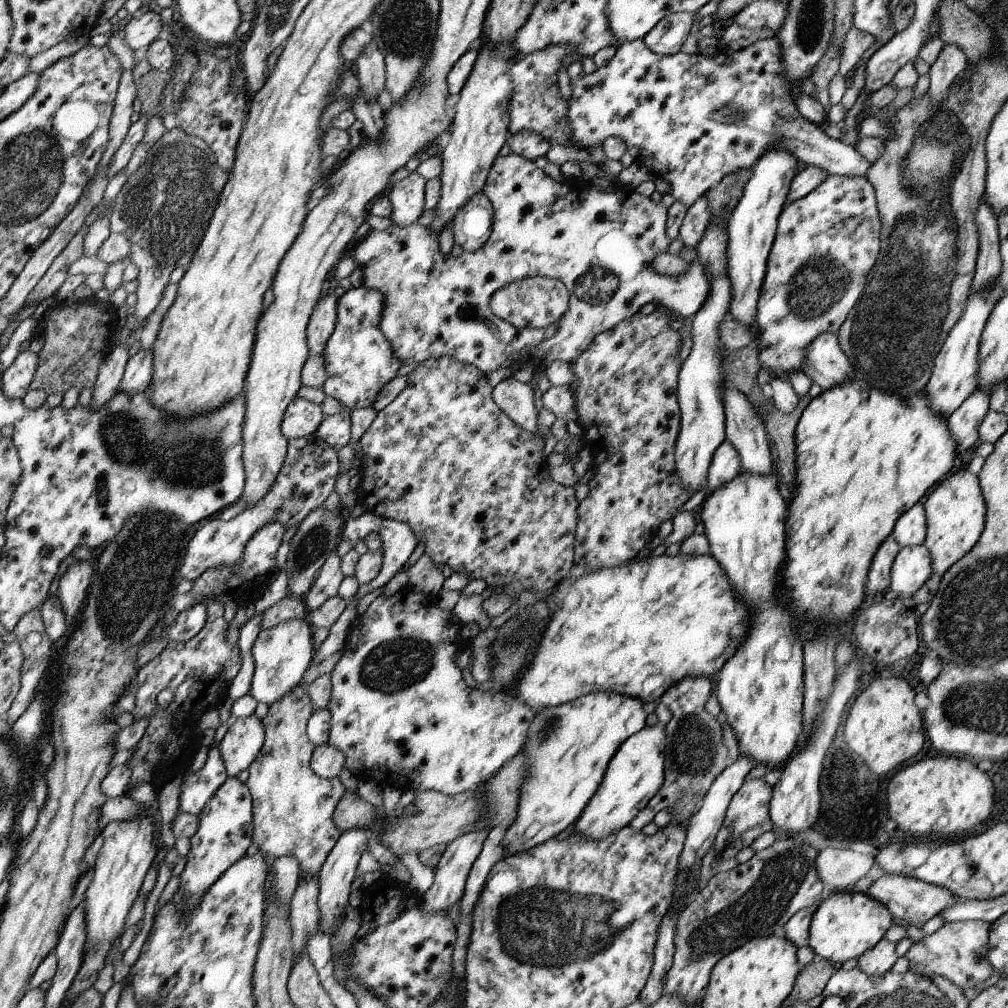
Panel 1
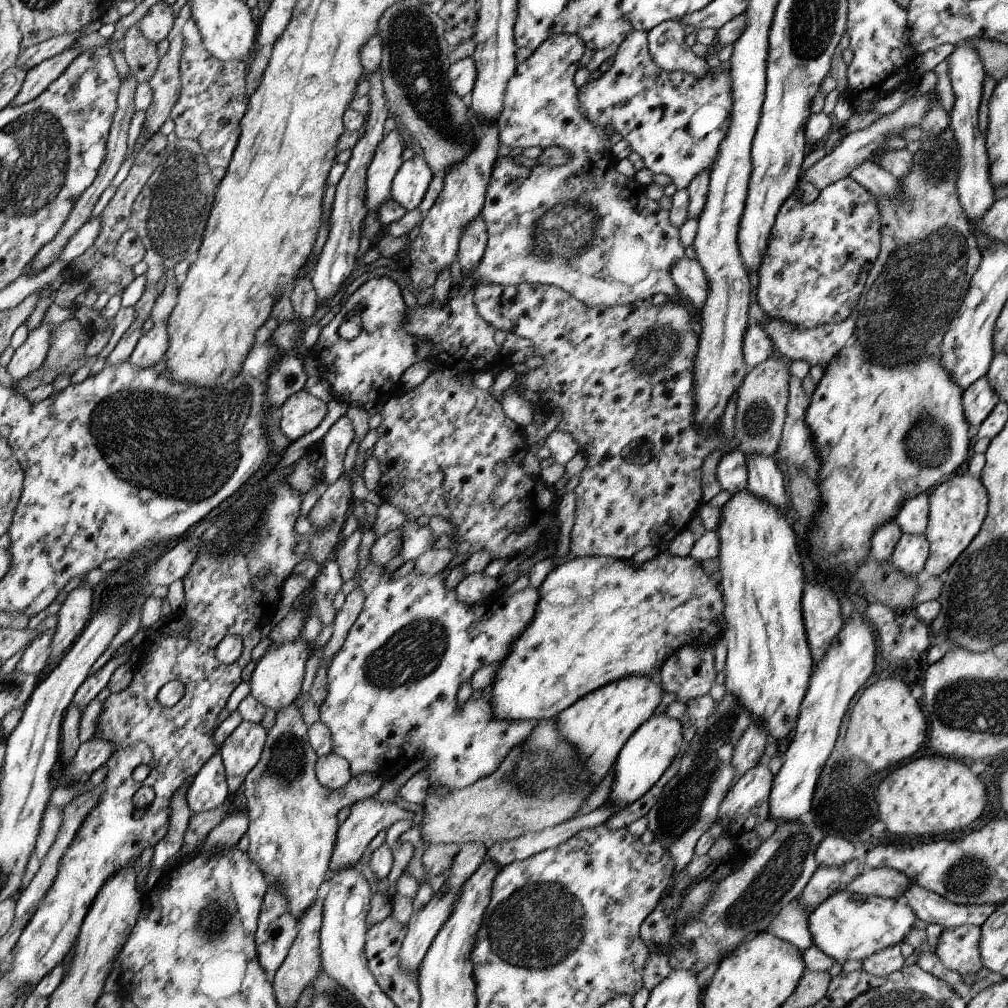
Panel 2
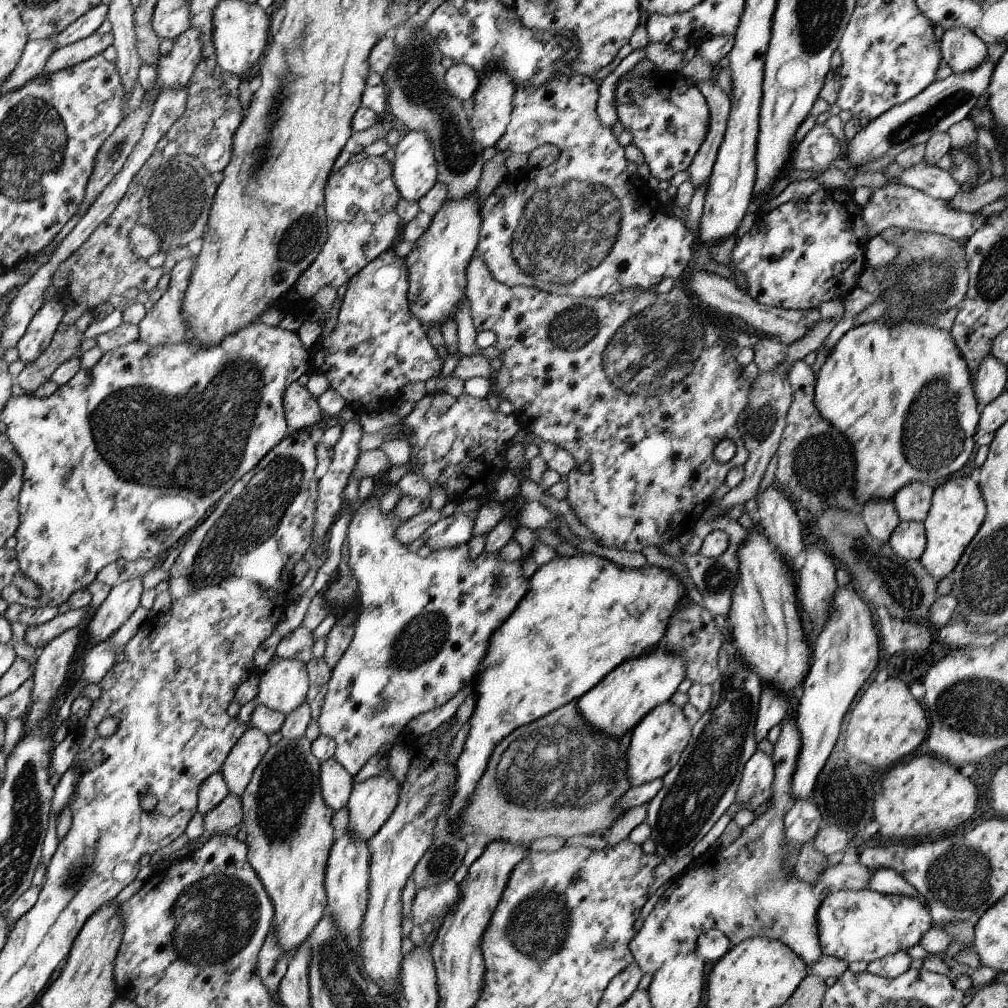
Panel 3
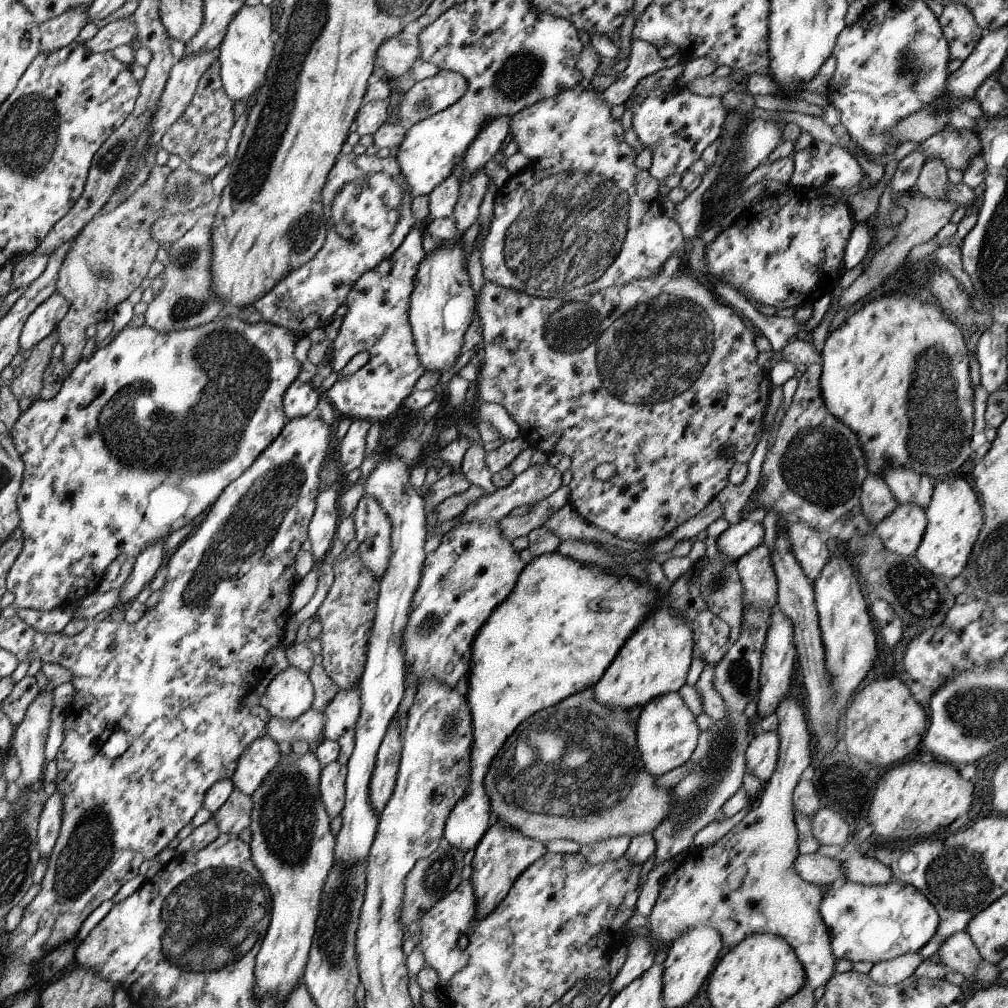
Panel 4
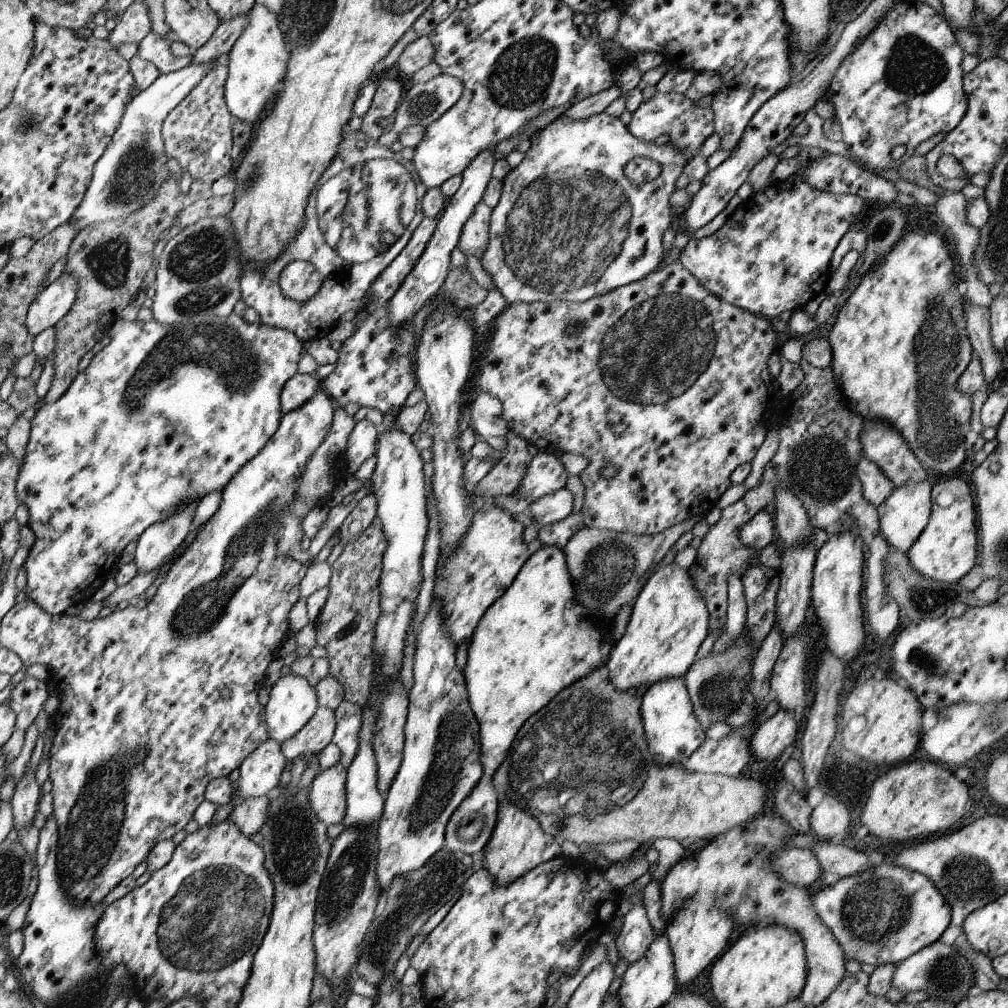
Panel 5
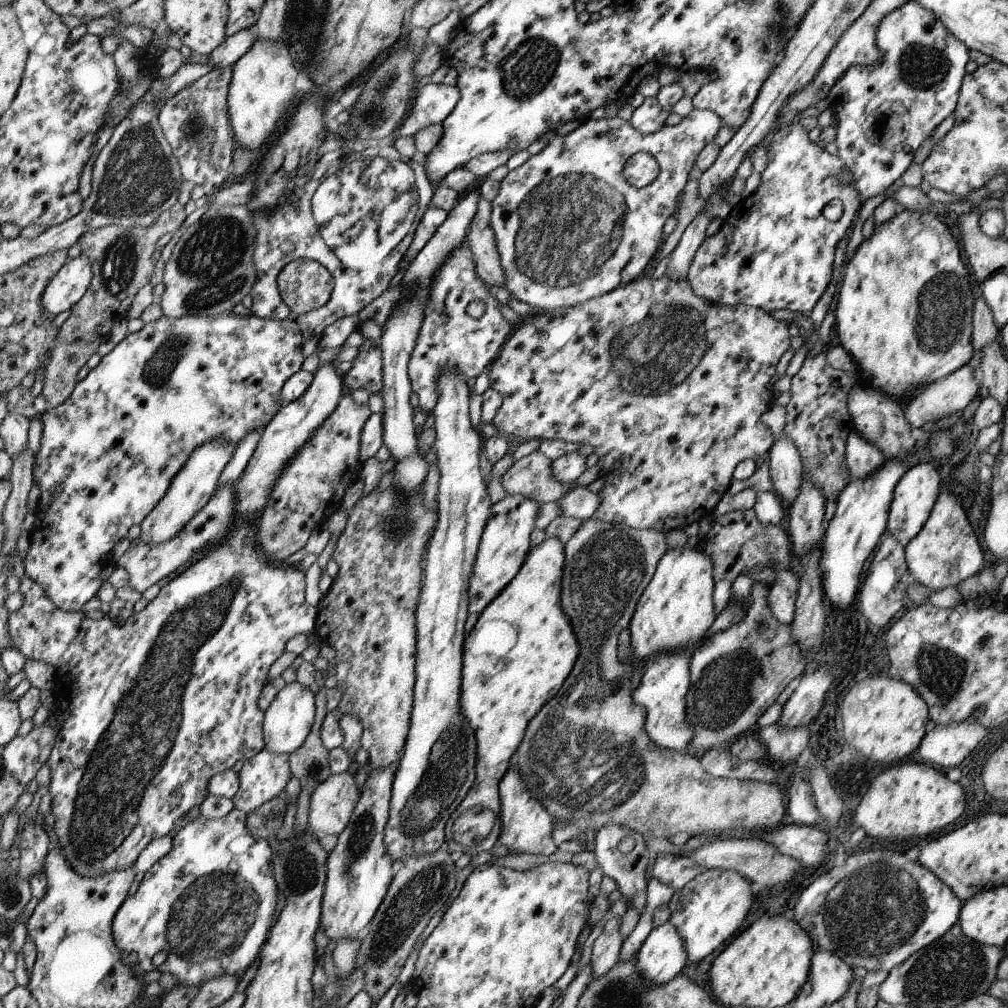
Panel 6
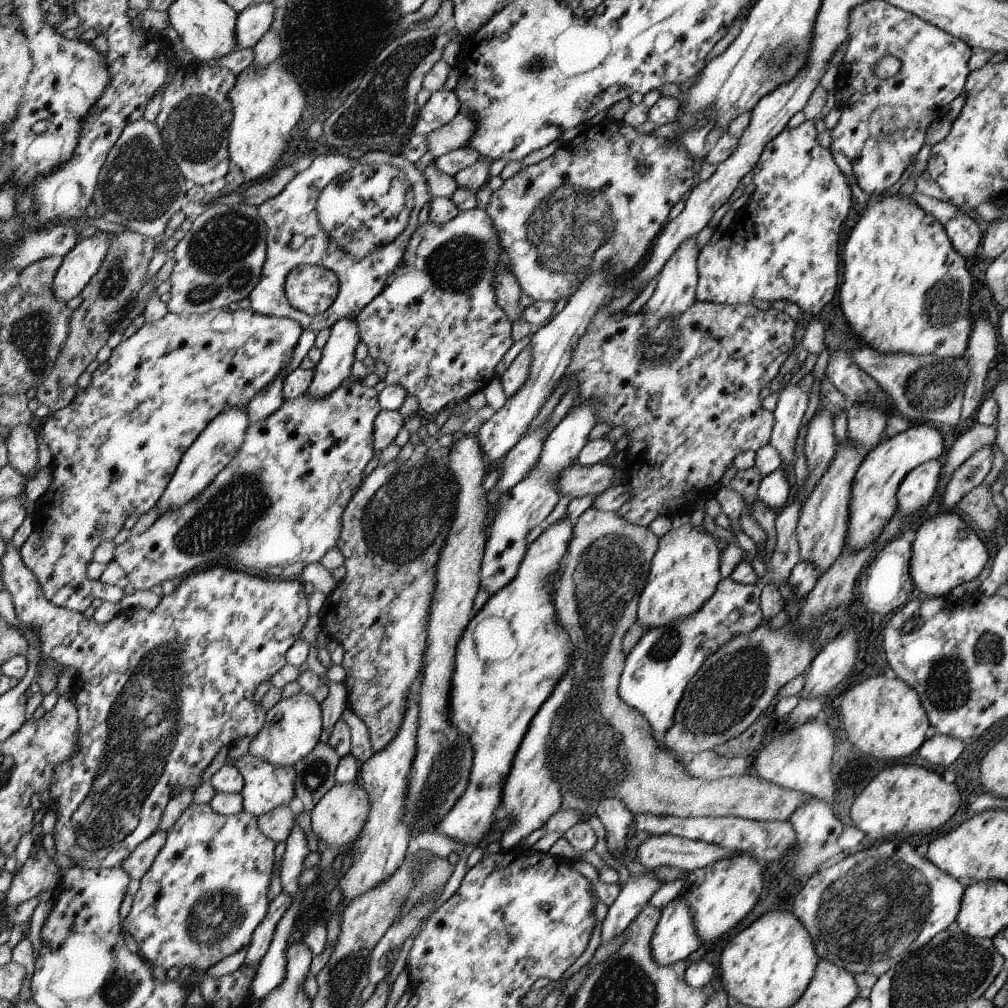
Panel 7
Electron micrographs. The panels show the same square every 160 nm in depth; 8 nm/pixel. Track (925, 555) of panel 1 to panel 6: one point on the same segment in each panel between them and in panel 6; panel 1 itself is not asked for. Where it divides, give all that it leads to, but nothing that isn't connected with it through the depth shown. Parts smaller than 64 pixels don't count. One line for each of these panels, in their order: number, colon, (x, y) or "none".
2: (909, 557)
3: (908, 540)
4: (901, 532)
5: (902, 517)
6: (914, 495)

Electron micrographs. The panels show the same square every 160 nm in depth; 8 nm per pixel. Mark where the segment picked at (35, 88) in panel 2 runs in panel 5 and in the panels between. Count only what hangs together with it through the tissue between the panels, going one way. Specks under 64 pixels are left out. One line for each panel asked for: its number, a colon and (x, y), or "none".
3: (95, 44)
4: (123, 31)
5: (134, 23)

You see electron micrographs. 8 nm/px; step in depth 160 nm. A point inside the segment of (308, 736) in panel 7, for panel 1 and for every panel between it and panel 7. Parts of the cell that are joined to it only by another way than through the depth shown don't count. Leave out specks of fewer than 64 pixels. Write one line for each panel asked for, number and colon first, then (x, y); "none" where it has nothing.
1: (281, 655)
2: (277, 678)
3: (283, 686)
4: (290, 693)
5: (292, 702)
6: (289, 718)

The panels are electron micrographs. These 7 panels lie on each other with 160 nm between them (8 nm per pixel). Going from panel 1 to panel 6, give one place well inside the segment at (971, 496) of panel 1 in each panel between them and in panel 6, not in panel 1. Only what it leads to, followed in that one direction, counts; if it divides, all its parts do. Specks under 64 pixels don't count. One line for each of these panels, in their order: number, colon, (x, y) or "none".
2: (957, 508)
3: (957, 512)
4: (954, 515)
5: (946, 551)
6: (945, 552)

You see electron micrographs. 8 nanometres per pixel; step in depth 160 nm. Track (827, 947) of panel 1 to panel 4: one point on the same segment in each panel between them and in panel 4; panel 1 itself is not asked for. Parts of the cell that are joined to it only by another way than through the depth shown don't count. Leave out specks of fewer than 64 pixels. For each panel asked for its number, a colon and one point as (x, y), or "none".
2: (847, 926)
3: (866, 925)
4: (866, 923)

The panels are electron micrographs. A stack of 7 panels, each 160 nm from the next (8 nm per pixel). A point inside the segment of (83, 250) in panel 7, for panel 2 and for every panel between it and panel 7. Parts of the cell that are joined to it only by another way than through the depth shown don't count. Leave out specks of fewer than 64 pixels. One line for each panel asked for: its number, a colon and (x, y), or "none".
2: (30, 356)
3: (40, 332)
4: (46, 318)
5: (56, 300)
6: (72, 282)

